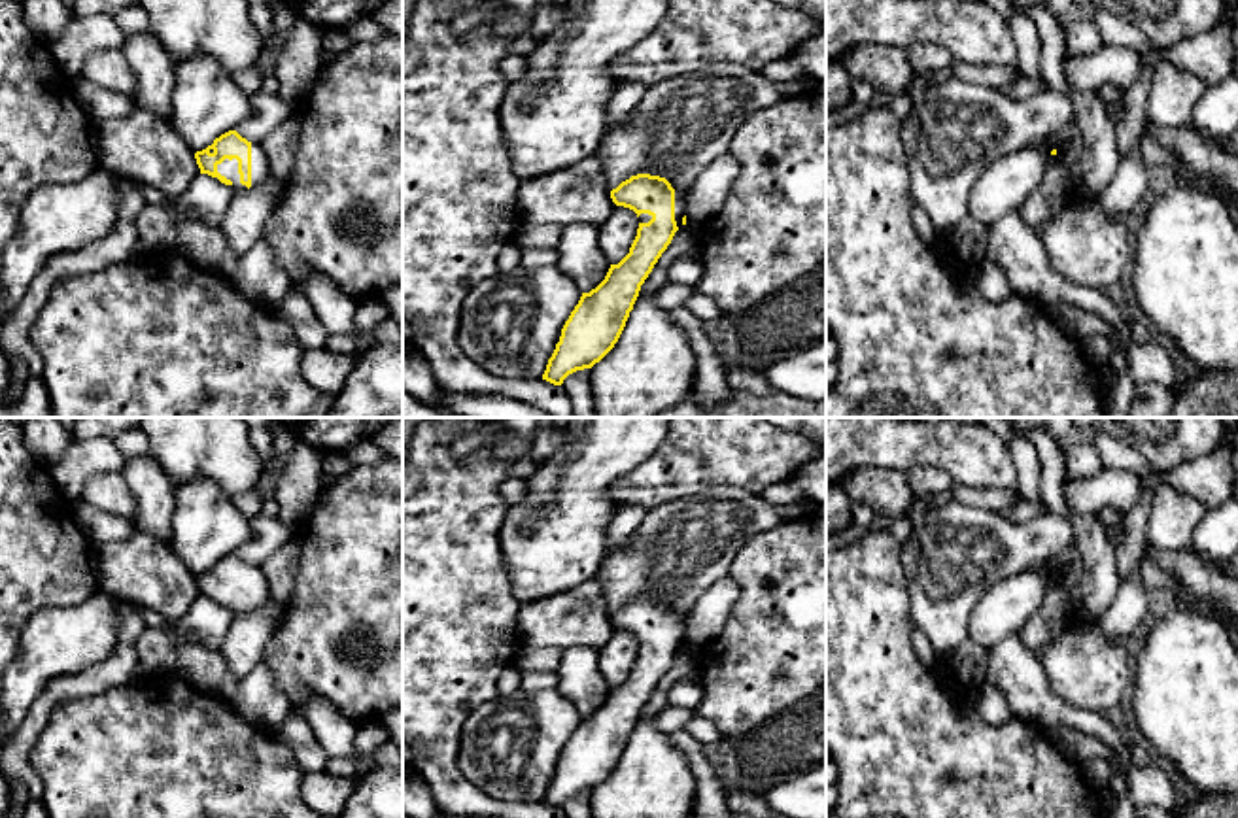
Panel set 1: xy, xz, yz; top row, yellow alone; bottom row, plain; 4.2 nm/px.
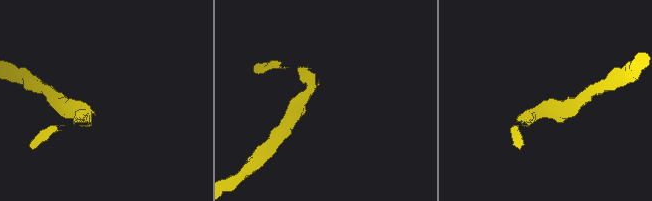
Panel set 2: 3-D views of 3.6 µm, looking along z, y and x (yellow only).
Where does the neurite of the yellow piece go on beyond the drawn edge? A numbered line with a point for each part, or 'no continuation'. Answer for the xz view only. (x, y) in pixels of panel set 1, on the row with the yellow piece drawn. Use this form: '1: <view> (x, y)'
1: xz (681, 197)

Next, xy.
1: xy (229, 169)

